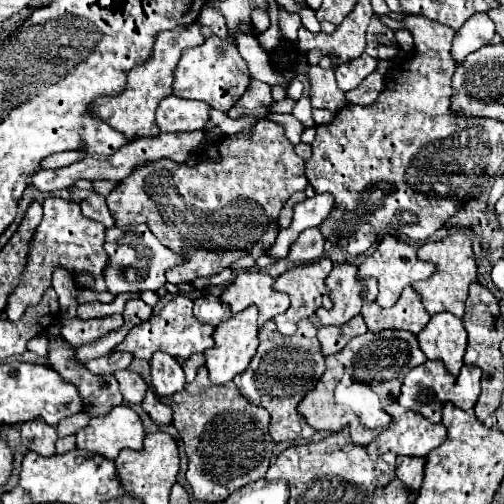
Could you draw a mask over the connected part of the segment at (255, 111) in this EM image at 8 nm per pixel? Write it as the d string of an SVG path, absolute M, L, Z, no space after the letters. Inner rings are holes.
M251 80L247 92L243 94L243 98L237 102L235 108L229 110L231 118L239 118L239 116L257 116L263 118L269 114L269 106L273 104L271 100L271 90L267 84L263 82L255 82Z

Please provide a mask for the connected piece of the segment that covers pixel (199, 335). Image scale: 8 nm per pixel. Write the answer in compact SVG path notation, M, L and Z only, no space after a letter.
M177 294L173 300L169 300L159 312L151 314L151 318L147 322L141 322L137 326L133 326L129 330L129 334L125 336L125 340L115 346L113 352L129 352L133 354L133 358L137 360L151 360L155 352L165 352L171 354L177 360L185 360L191 354L199 354L205 352L207 348L213 346L213 326L201 324L195 316L193 316L193 300L185 294Z

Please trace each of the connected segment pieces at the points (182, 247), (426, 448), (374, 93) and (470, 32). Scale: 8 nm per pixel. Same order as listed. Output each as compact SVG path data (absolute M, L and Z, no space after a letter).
M259 120L251 132L237 132L237 134L231 134L231 136L223 136L219 140L213 142L221 154L219 160L199 160L199 164L195 166L187 166L187 164L177 164L169 158L161 158L161 160L155 160L155 162L147 162L139 168L135 168L125 180L121 180L109 194L107 194L107 206L109 206L109 212L113 214L115 218L115 226L121 226L121 224L147 224L149 230L169 248L173 250L175 254L181 254L185 258L185 262L181 266L173 266L167 270L167 282L171 284L181 284L181 282L193 282L195 278L199 276L213 276L213 274L219 274L223 268L229 268L233 262L237 262L239 258L243 256L251 256L253 260L261 258L261 256L267 256L267 250L273 246L277 234L279 234L279 212L283 208L283 204L289 200L289 196L297 190L305 190L307 186L307 178L305 178L305 160L299 158L293 150L293 144L285 138L283 134L283 128L275 122L269 122L269 120Z
M397 402L387 406L391 424L387 430L367 446L367 454L377 458L385 452L395 452L397 456L425 458L433 448L445 442L445 426L431 424L421 414L403 410Z
M373 72L355 90L345 92L345 98L347 98L349 104L363 104L363 106L367 106L367 104L373 104L377 100L381 90L383 90L383 78L377 72Z
M473 14L457 32L451 46L451 56L457 64L465 60L467 54L479 50L481 46L489 44L495 36L495 24L487 14Z

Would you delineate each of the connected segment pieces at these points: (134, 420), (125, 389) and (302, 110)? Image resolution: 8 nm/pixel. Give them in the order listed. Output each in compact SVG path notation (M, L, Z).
M125 404L115 406L105 416L93 416L89 426L77 432L77 448L115 460L123 448L143 448L143 424Z
M119 370L115 374L115 378L119 382L121 394L123 394L127 404L141 404L143 402L145 392L147 392L147 384L139 374L129 372L129 370Z
M303 94L303 96L297 100L297 104L295 104L295 108L293 108L293 116L295 116L305 128L313 128L313 126L315 126L313 118L311 118L311 102L309 102L309 96L307 96L307 94Z

